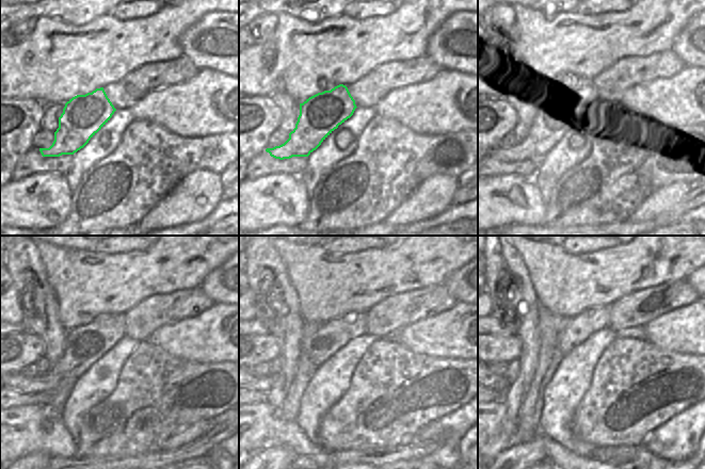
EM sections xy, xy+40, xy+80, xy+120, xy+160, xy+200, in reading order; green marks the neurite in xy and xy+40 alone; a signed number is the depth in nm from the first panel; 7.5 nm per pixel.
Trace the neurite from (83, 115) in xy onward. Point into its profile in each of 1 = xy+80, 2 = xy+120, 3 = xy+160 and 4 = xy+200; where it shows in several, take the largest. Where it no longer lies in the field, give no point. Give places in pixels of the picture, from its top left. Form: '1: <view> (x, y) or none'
1: xy+80 (560, 111)
2: xy+120 (84, 344)
3: xy+160 (331, 337)
4: xy+200 (578, 328)

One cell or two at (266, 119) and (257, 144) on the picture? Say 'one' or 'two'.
one

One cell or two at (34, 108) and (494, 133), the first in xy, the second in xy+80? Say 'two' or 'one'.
one

